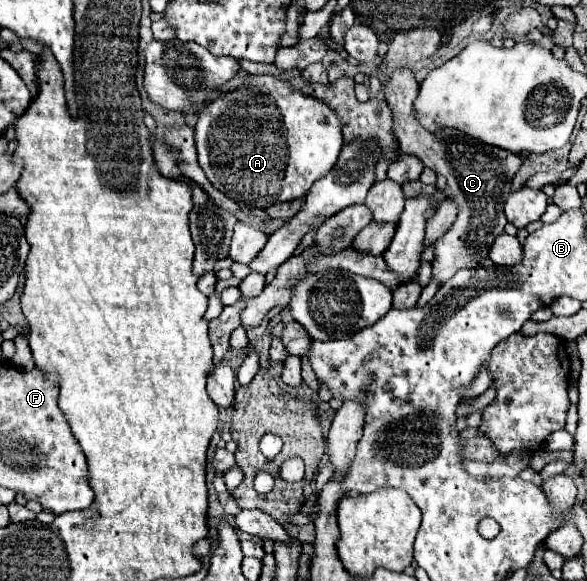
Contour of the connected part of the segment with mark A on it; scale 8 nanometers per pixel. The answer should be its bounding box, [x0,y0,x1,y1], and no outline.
[196,75,342,209]

